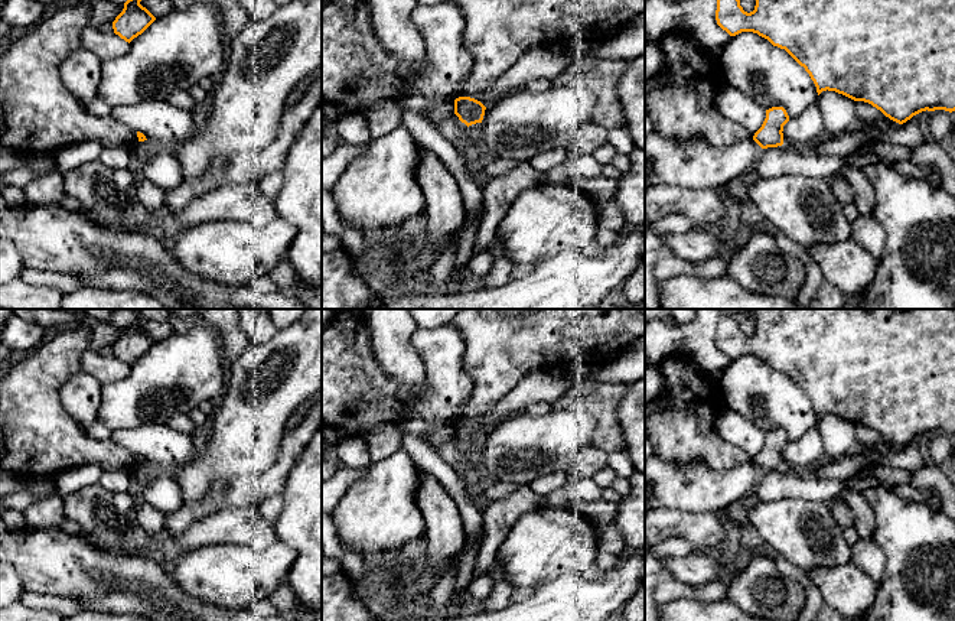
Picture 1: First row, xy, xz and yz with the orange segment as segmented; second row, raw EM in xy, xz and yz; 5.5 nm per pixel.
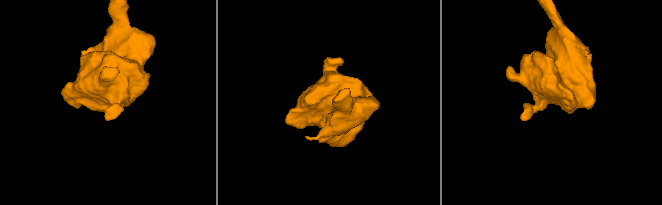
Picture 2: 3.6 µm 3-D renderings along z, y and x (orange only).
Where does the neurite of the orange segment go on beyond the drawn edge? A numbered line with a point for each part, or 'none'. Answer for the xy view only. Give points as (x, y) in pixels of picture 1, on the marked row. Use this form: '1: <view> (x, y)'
none

